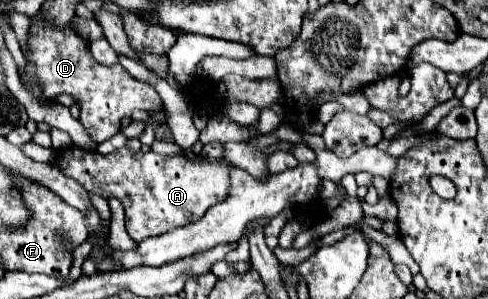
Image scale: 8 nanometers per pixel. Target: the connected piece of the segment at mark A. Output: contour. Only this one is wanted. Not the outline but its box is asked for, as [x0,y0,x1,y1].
[53,146,229,242]

